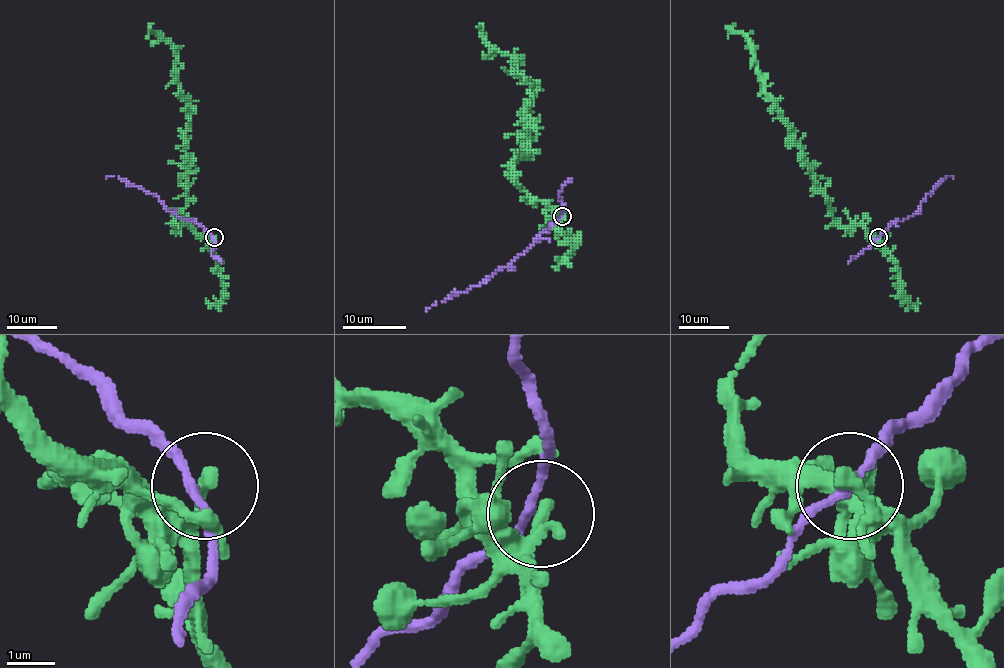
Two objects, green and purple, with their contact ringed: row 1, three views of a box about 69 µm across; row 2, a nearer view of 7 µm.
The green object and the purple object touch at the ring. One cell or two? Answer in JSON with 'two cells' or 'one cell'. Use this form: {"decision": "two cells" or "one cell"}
{"decision": "one cell"}

